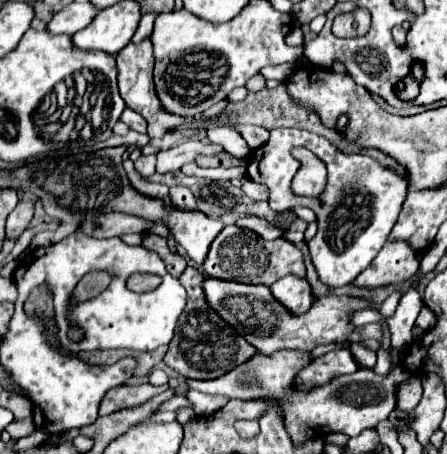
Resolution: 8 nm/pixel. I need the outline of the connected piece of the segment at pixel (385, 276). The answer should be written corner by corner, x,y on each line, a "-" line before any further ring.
386,242
372,266
364,270
352,284
362,288
408,286
420,272
420,262
406,242

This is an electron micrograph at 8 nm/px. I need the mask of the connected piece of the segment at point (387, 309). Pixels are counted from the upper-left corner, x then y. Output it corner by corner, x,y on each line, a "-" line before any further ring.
395,291
384,301
380,308
380,313
385,317
385,319
388,319
394,314
401,296
402,294
399,291

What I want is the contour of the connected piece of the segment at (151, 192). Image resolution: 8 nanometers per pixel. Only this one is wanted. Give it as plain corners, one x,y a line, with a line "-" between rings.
124,160
124,170
126,170
126,174
128,174
128,180
132,182
132,186
134,186
140,194
144,194
144,196
148,196
148,198
160,198
162,202
170,204
168,186
164,186
164,184
154,184
154,182
144,180
144,178
134,170
132,160

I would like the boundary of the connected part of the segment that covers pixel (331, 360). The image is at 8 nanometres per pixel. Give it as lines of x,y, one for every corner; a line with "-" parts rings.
340,348
340,350
332,350
320,358
316,358
316,362
312,362
310,366
306,366
300,374
300,384
302,386
322,386
326,382
330,382
334,376
340,374
352,374
358,370
358,364
354,360
354,356
350,354
348,348

